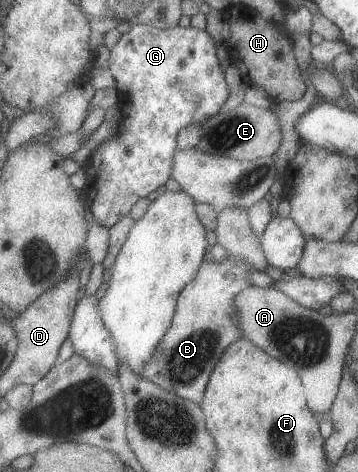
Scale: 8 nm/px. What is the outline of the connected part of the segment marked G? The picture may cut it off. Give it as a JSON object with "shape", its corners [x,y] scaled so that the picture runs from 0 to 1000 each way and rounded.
{"shape":[[[419,51],[372,53],[358,70],[341,72],[316,95],[304,125],[304,144],[327,172],[330,218],[341,237],[341,256],[321,288],[299,303],[282,303],[246,337],[235,358],[240,396],[235,409],[246,419],[246,449],[291,481],[307,485],[338,462],[366,449],[380,424],[411,419],[416,409],[453,396],[478,369],[483,328],[494,318],[497,280],[522,265],[570,261],[581,250],[609,242],[640,199],[640,184],[626,165],[603,119],[601,87],[575,64],[536,55],[486,55],[464,64]]]}

